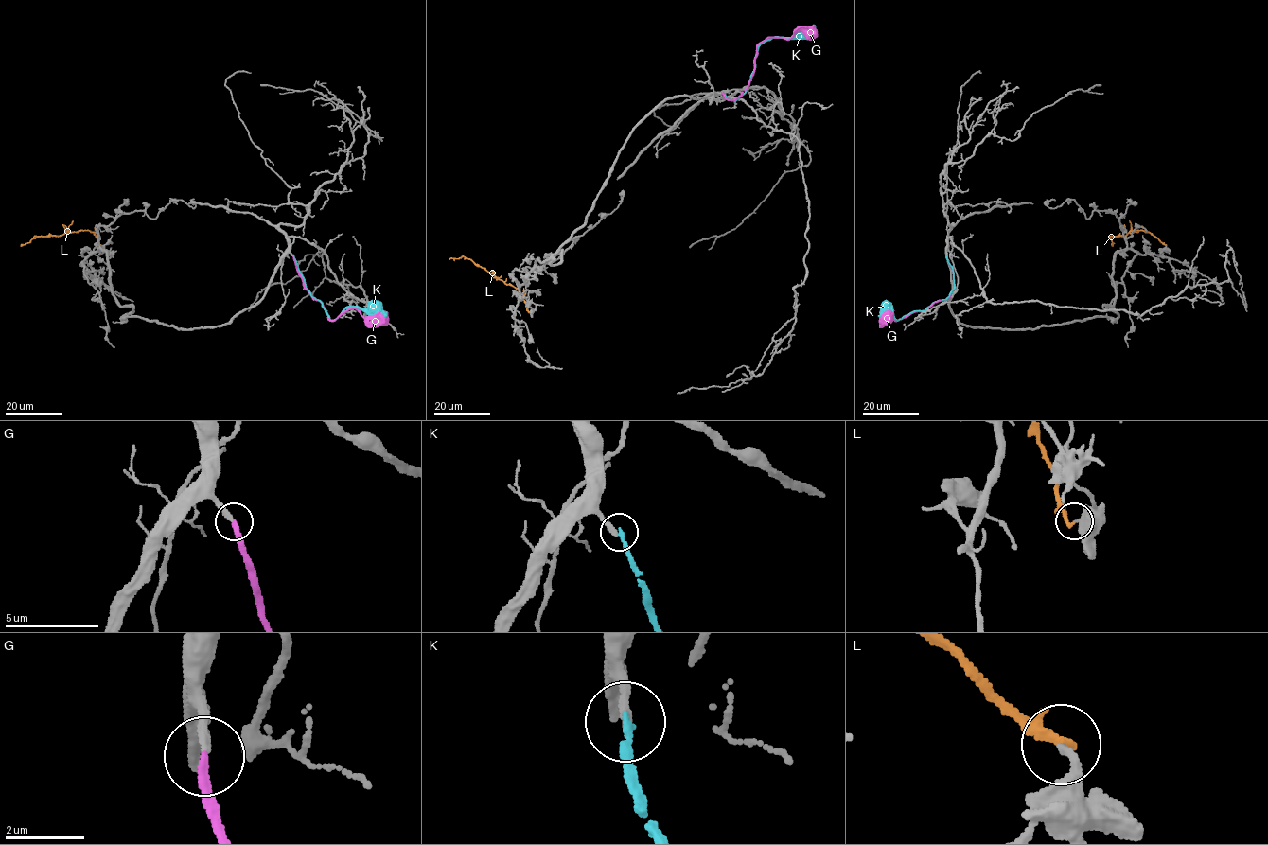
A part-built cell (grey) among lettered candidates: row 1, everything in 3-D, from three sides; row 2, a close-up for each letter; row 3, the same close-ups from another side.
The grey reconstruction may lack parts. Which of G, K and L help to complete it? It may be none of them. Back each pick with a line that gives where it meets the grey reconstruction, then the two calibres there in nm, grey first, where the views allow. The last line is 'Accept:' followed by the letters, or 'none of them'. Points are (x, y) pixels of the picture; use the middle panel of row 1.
G: Touches grey at (721, 93). Thickness 240 nm (grey) against 260 nm
Accept: G

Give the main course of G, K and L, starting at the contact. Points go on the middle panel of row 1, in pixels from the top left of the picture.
G: (721, 93), (728, 99), (739, 97), (754, 70), (757, 46), (769, 37), (790, 39), (798, 30), (817, 34)
K: (721, 93), (734, 100), (745, 92), (754, 70), (756, 51), (766, 41), (796, 37), (813, 25)
L: (529, 311), (523, 295), (515, 287), (463, 256), (449, 259)

